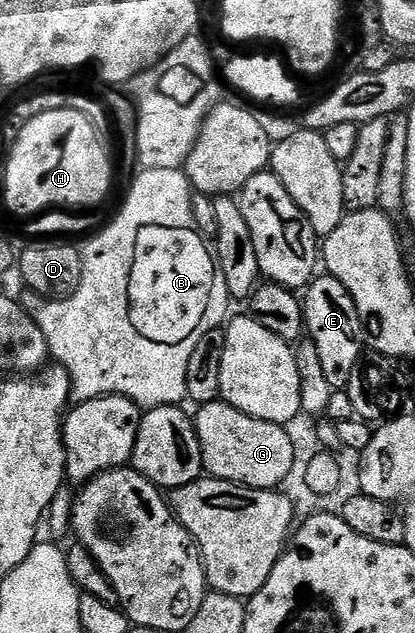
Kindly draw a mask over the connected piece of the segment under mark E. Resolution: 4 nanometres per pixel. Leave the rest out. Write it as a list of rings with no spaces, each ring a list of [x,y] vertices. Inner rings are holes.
[[[330,275],[316,276],[306,286],[306,293],[307,297],[302,298],[306,336],[317,347],[321,368],[325,371],[325,379],[329,379],[332,390],[346,390],[349,375],[353,375],[353,367],[360,365],[362,357],[359,356],[365,353],[365,330],[359,321],[353,295],[349,295],[341,282]]]

